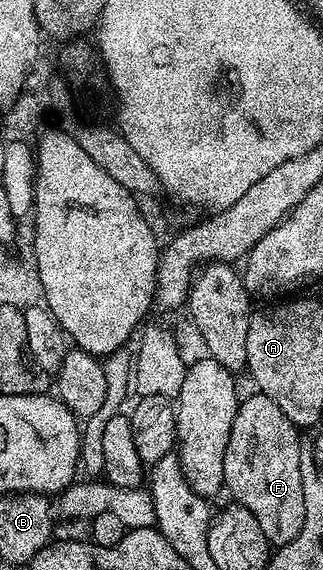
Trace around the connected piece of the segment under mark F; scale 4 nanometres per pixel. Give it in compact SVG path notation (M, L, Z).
M262 394L240 401L234 425L230 429L230 441L226 445L224 458L224 486L235 502L254 513L258 526L272 545L294 541L306 517L300 435L290 417L286 417L286 413L282 413L282 409L278 409L270 397Z

